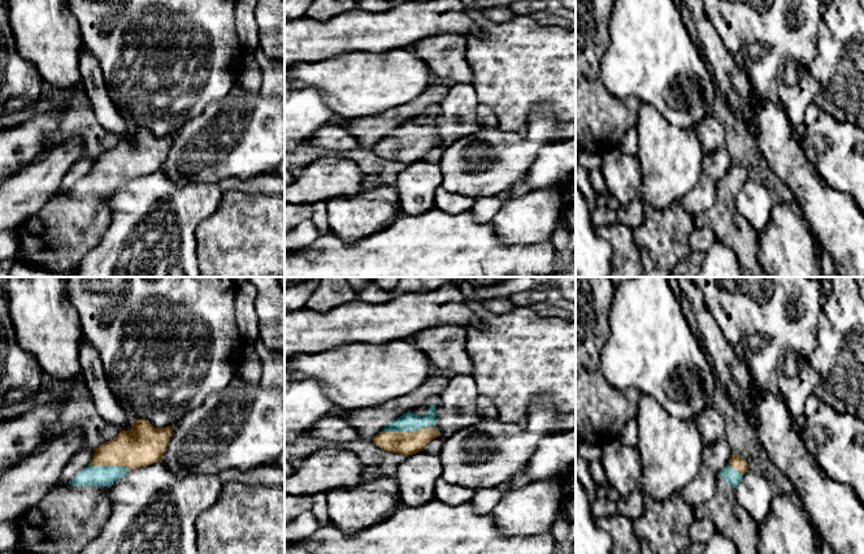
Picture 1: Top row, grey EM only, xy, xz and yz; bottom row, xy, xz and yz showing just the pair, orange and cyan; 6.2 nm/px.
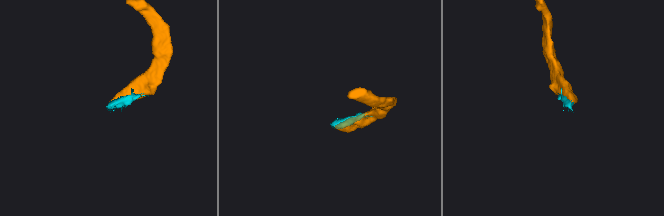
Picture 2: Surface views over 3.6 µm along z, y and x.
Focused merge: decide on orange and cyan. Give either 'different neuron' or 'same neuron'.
same neuron

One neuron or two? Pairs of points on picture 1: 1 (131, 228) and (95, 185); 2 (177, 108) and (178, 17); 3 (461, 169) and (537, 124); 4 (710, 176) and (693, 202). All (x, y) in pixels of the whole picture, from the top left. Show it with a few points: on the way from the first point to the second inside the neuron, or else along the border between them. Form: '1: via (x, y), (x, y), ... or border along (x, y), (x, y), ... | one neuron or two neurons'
1: border along (129, 178), (108, 198), (109, 226), (105, 230) | two neurons
2: via (177, 86), (177, 39) | one neuron
3: via (482, 169), (504, 165), (525, 145) | one neuron
4: via (708, 182), (699, 195) | one neuron

